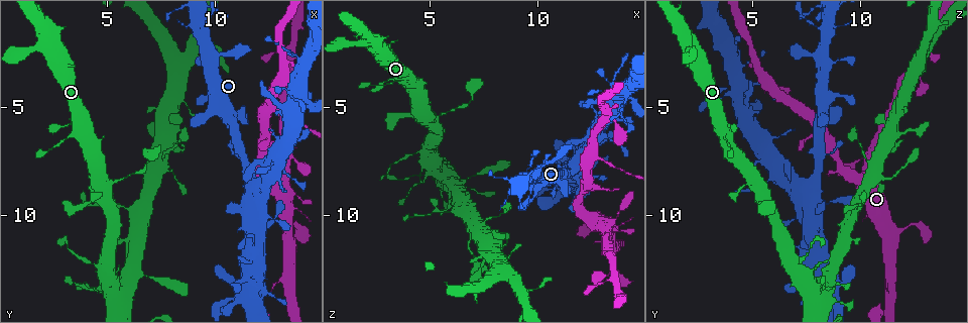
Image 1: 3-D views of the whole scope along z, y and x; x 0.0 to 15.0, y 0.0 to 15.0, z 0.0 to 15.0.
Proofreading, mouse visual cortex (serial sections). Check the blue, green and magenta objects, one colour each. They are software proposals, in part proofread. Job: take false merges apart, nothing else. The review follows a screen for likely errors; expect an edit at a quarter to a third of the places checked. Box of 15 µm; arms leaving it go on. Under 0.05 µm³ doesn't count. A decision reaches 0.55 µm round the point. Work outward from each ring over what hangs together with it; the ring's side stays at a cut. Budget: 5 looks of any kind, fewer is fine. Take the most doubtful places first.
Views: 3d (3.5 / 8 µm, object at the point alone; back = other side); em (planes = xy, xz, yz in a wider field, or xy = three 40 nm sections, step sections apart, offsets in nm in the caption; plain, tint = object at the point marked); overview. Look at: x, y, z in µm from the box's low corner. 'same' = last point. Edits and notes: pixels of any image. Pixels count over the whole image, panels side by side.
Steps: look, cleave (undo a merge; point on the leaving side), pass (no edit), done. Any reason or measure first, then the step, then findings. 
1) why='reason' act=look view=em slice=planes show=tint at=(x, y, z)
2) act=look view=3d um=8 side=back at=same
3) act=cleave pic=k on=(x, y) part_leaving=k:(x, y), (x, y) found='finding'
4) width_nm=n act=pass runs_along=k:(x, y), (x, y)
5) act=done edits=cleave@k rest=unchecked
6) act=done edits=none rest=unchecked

why='thin neck' act=look view=3d um=3.5 at=(4.1, 12.3, 7.2)

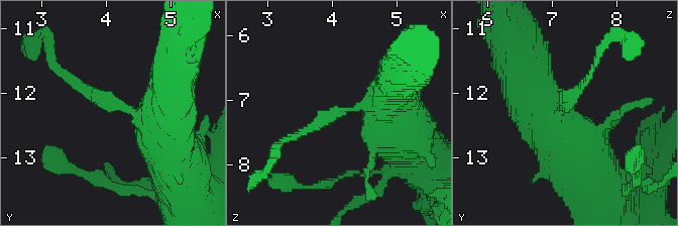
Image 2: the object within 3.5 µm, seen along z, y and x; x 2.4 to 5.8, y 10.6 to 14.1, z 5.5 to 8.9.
arm_widths_nm=150,700 why='now the EM' act=look view=em slice=xy step=5 show=tint at=(4.20, 12.25, 7.20)

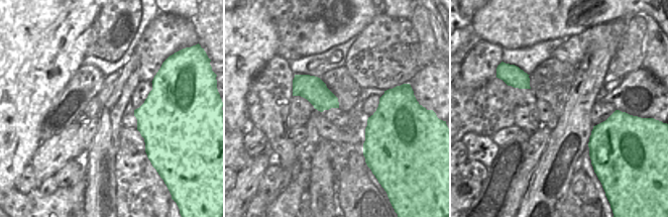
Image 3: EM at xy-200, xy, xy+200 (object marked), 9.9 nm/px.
act=pass found='one cell here'

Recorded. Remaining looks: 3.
act=look view=3d um=3.5 at=(12.7, 5.1, 7.2)

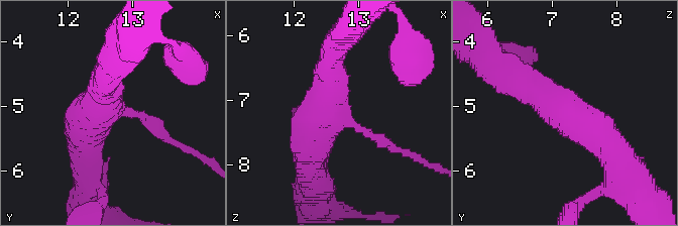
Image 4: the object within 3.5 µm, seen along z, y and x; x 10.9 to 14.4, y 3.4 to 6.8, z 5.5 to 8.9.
arms=3 arm_widths_nm=150,450,500 act=look view=em slice=planes show=tint at=(12.75, 5.10, 7.30)

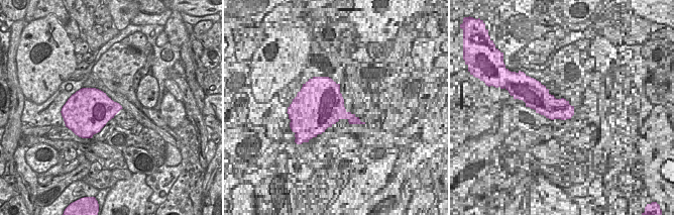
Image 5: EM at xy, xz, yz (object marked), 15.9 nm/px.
act=cleave pic=4 on=(167, 139) part_leaving=4:(143, 119), (172, 141), (208, 159) found='two cells meet here'

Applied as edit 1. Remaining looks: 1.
act=done edits=cleave@4 rest=unchecked

